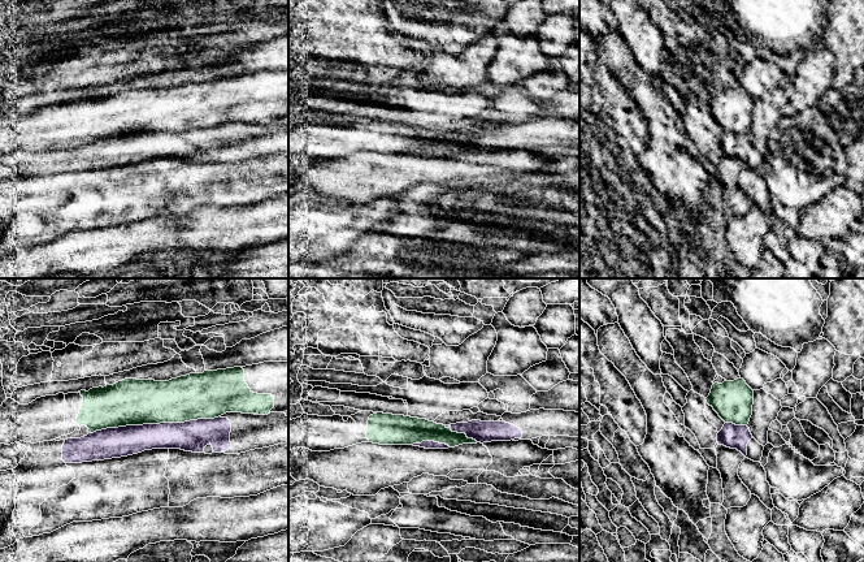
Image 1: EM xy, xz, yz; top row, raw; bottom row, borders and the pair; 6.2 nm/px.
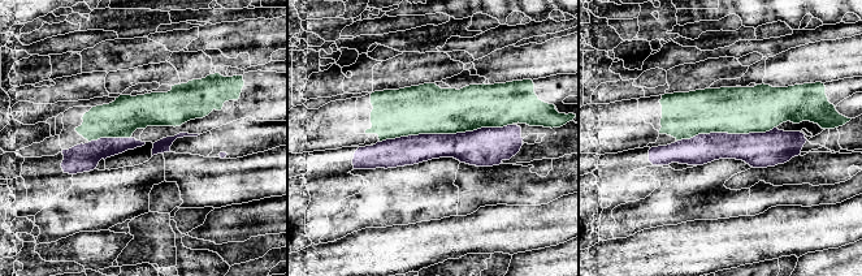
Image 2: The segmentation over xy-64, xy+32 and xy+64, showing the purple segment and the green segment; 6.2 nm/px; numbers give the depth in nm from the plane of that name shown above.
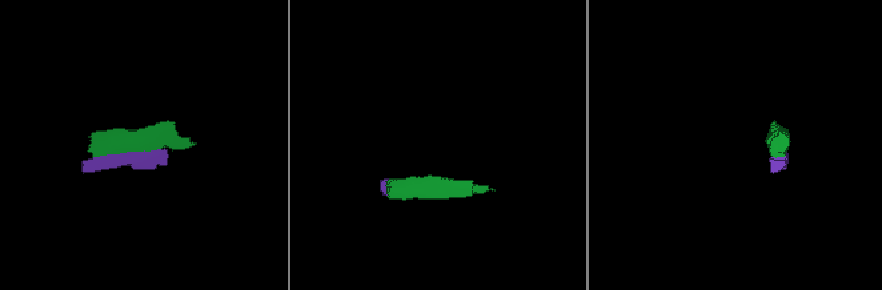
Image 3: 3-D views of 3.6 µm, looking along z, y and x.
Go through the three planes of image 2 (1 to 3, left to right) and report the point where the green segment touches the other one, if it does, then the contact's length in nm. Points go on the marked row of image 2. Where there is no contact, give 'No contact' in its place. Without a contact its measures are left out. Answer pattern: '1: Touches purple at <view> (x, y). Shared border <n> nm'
1: Touches purple at xy-64 (109, 138). Shared border 260 nm
2: Touches purple at xy+32 (445, 134). Shared border 800 nm
3: Touches purple at xy+64 (726, 133). Shared border 600 nm

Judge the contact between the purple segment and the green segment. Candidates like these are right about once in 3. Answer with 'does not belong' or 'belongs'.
does not belong

